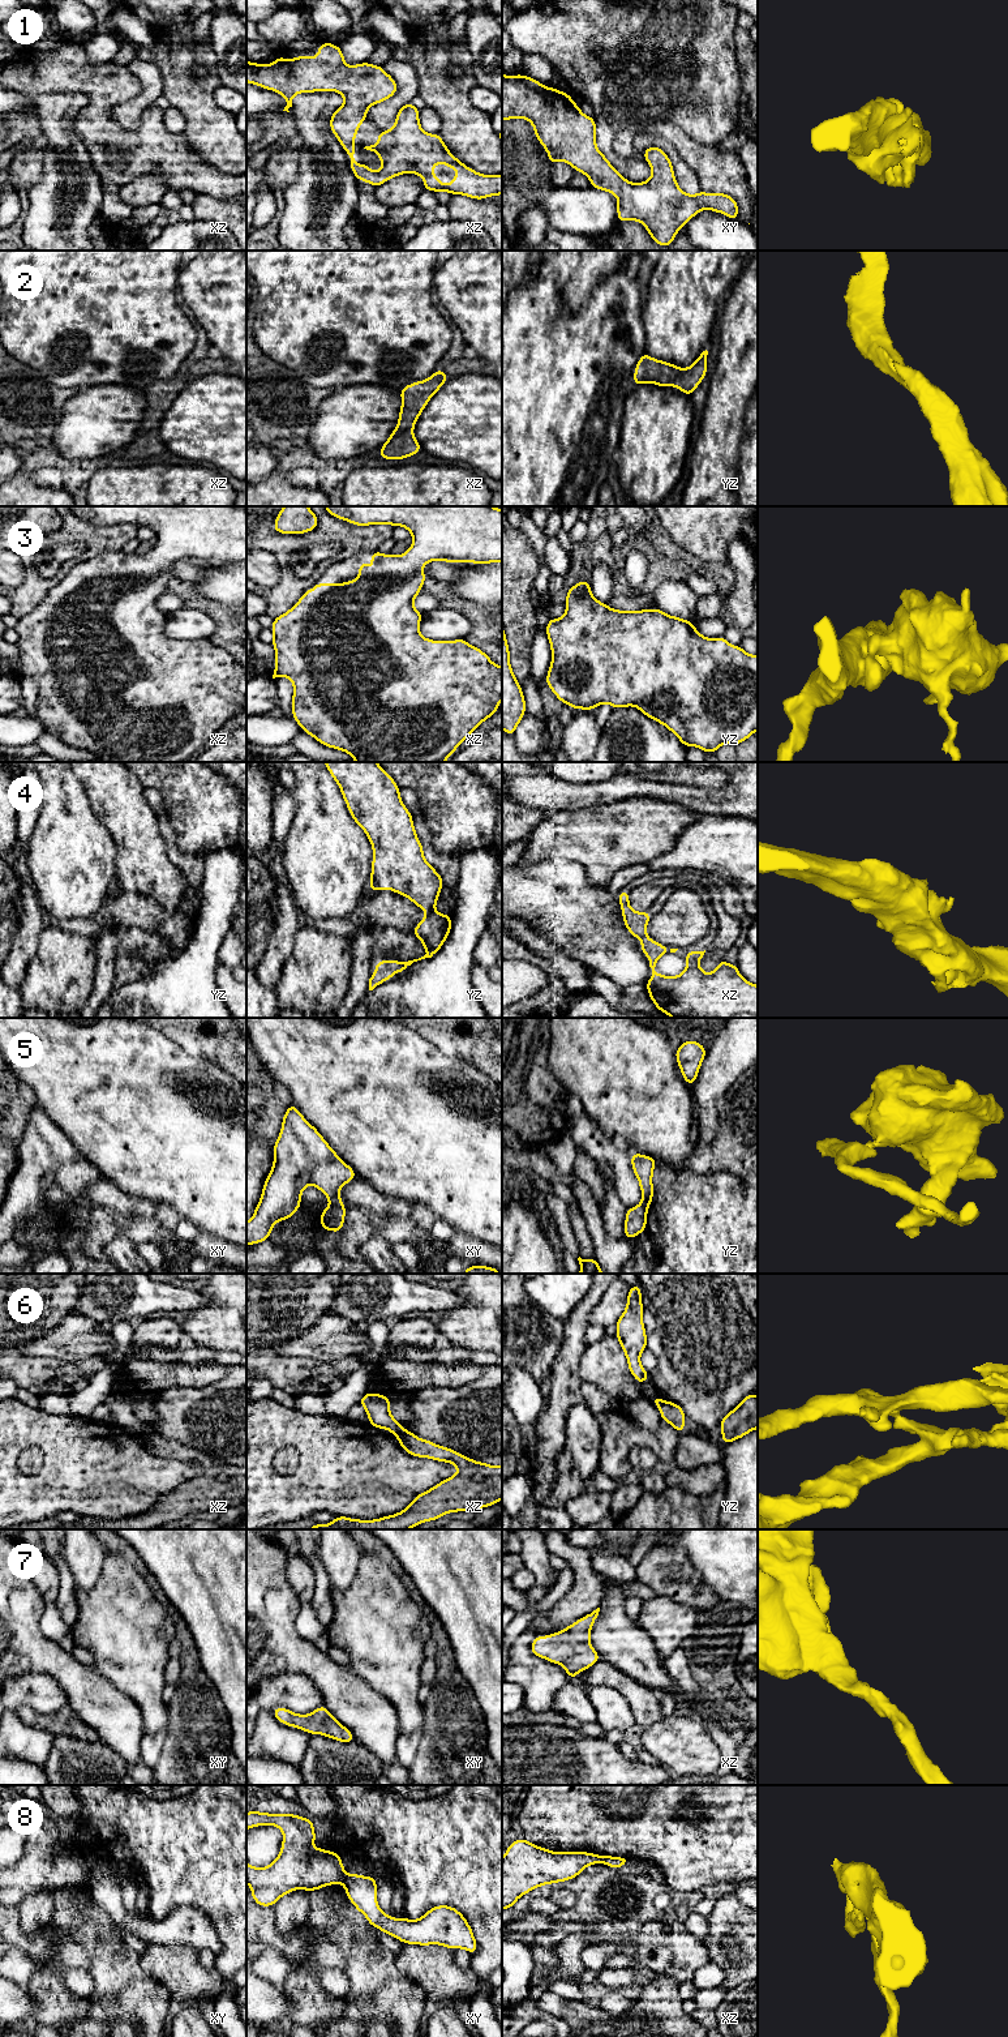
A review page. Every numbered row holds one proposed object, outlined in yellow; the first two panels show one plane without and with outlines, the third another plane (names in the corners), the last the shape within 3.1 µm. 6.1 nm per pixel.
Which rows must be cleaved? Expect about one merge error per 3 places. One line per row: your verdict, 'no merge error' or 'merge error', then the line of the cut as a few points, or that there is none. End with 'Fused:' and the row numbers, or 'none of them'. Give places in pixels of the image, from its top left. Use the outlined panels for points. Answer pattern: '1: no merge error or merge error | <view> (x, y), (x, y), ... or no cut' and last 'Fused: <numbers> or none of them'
1: no merge error | no cut
2: no merge error | no cut
3: no merge error | no cut
4: no merge error | no cut
5: merge error | xy (330, 1203), (343, 1206)
6: merge error | xz (404, 1429), (395, 1434)
7: no merge error | no cut
8: merge error | xy (347, 1874), (342, 1882)
Fused: 5, 6, 8

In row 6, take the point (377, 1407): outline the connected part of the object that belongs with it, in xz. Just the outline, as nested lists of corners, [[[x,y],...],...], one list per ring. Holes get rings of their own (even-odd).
[[[368,1392],[359,1403],[365,1408],[370,1425],[387,1429],[391,1434],[399,1434],[406,1429],[393,1417],[390,1399],[381,1394]]]

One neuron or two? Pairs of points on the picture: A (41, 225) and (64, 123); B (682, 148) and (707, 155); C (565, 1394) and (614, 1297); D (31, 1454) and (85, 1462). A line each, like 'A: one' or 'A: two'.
A: one
B: one
C: two
D: two

